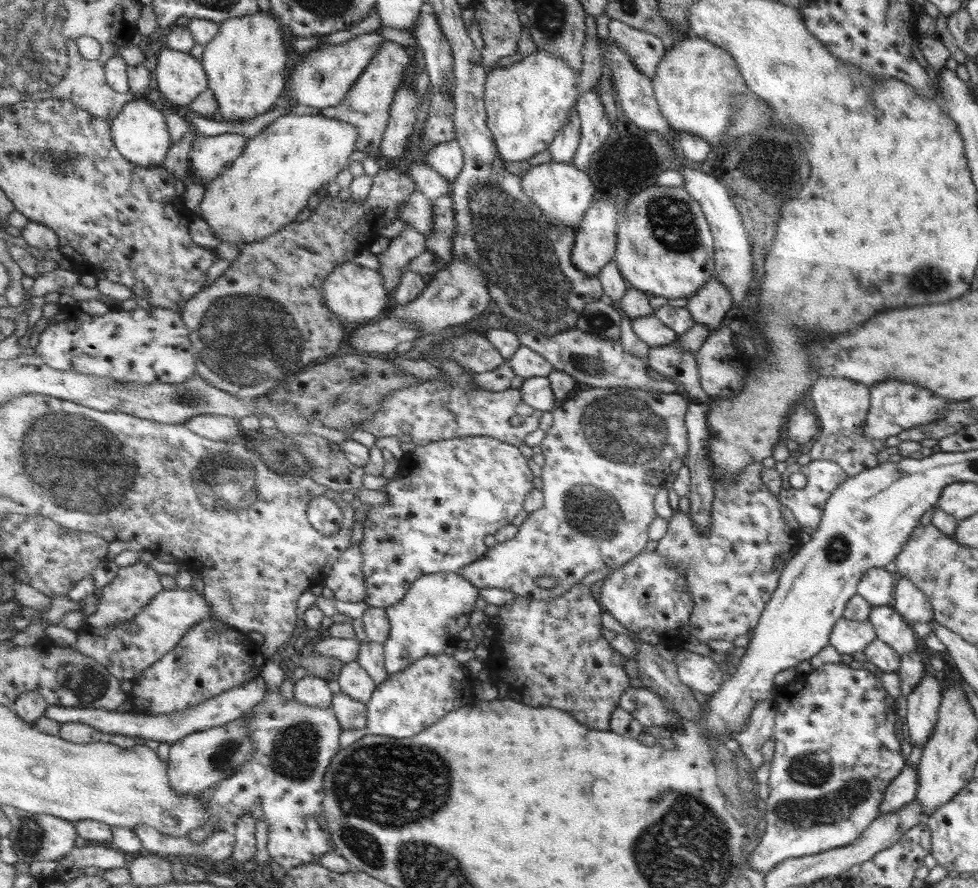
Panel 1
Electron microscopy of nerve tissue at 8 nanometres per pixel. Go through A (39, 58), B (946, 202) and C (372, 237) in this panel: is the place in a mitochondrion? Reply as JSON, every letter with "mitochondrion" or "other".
{"A":"mitochondrion","B":"other","C":"other"}

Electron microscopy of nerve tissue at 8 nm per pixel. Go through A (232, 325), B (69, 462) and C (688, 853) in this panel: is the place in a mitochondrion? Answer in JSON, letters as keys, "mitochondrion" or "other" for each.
{"A":"mitochondrion","B":"mitochondrion","C":"mitochondrion"}

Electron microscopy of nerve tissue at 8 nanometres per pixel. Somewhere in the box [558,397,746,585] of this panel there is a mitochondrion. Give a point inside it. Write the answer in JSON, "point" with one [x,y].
{"point":[589,508]}

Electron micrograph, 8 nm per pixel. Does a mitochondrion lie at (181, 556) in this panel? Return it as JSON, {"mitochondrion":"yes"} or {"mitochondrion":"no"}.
{"mitochondrion":"no"}

